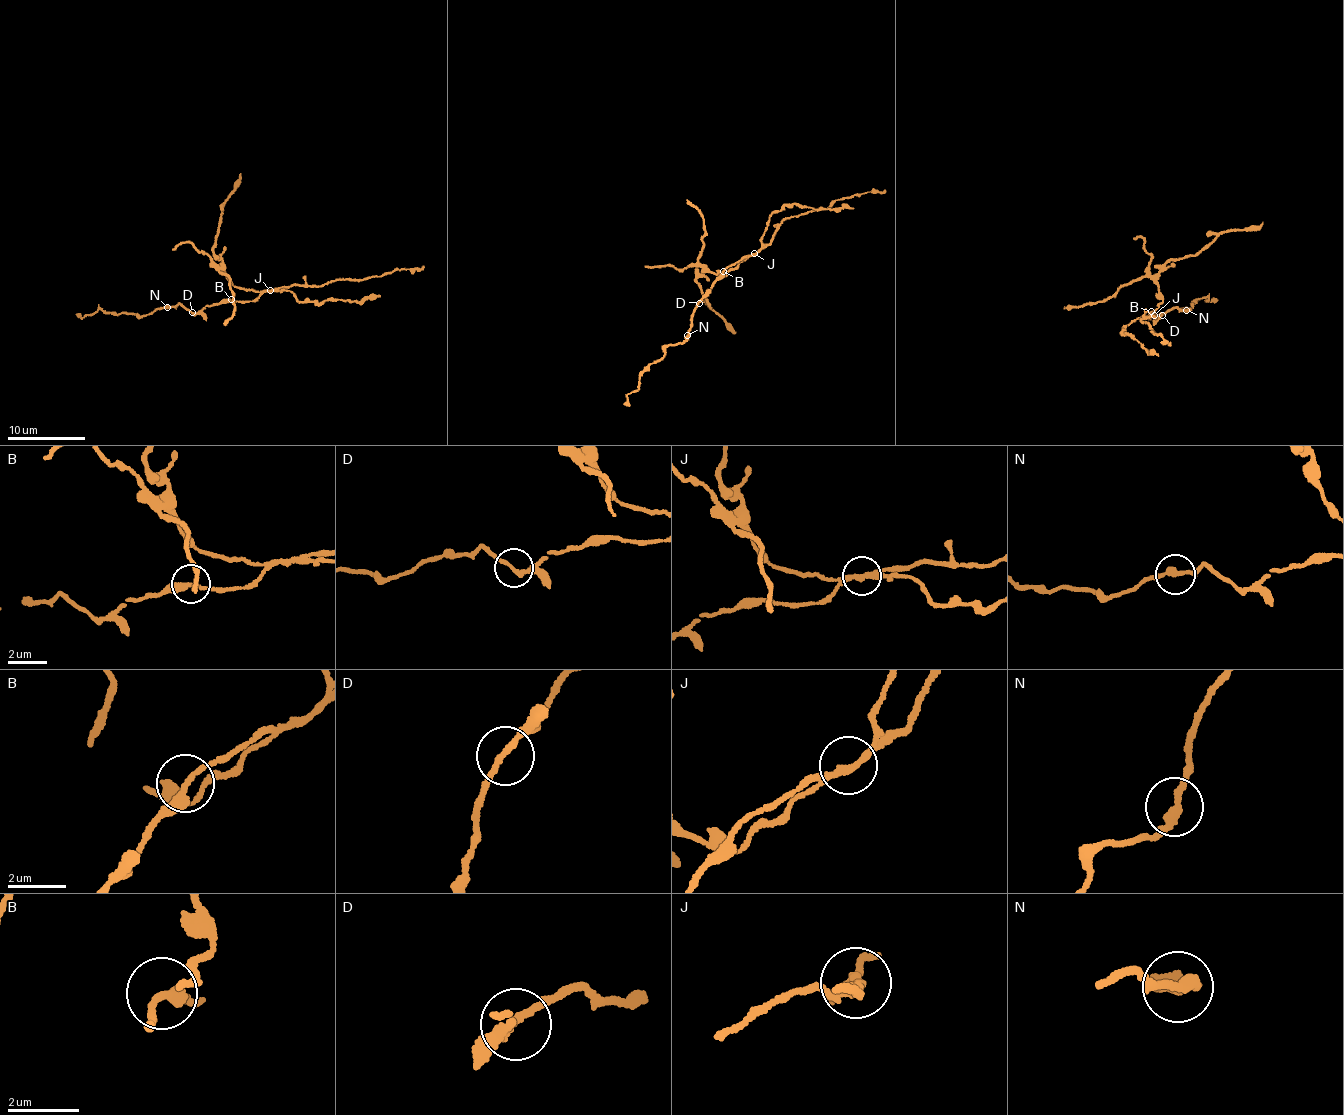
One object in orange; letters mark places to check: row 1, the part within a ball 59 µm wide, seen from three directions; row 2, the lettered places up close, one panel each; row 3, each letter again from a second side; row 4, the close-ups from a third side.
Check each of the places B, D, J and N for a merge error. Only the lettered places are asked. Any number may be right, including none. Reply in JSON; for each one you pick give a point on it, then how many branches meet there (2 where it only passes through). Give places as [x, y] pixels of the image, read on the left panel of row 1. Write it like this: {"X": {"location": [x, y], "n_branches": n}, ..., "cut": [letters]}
{"J": {"location": [270, 290], "n_branches": 2}, "cut": ["J"]}

